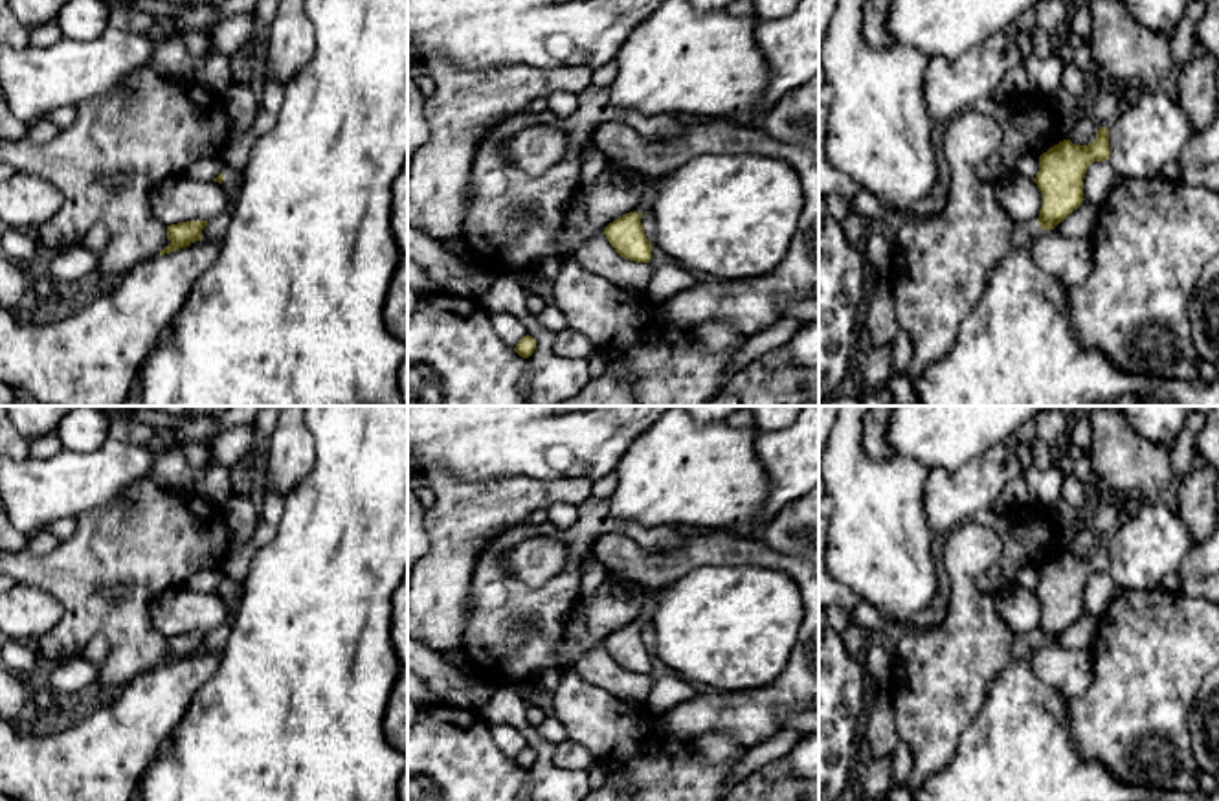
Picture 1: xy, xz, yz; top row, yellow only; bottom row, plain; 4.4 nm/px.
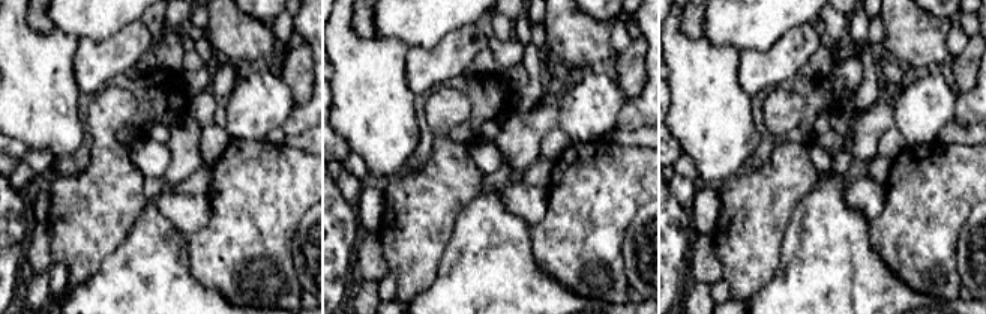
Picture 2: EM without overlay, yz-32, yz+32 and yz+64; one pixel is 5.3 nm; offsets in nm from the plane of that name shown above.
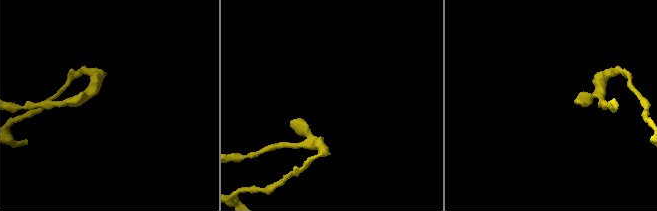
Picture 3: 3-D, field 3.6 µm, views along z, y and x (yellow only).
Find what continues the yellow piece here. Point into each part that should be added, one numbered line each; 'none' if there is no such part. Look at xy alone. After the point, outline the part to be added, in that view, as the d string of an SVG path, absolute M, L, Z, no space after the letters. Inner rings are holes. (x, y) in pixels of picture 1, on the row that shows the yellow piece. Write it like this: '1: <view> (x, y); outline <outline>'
1: xy (232, 179); outline M229 167L222 169L222 176L224 176L222 186L226 189L231 189L231 187L239 186L240 180L242 180L240 173L237 173L237 171L229 169Z

